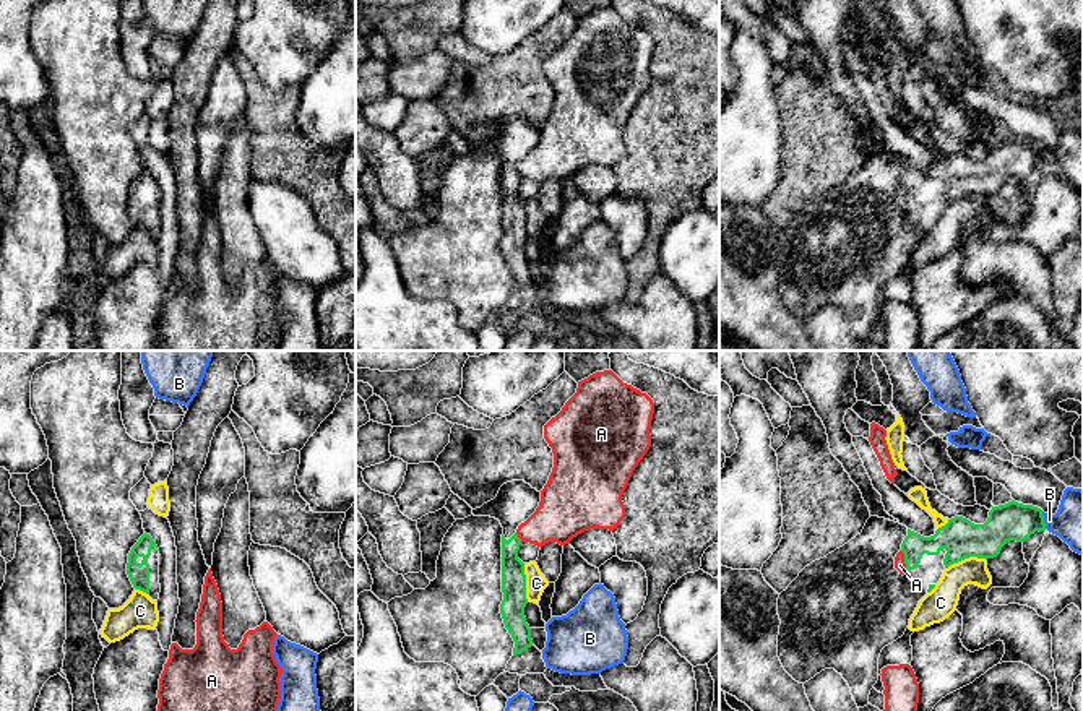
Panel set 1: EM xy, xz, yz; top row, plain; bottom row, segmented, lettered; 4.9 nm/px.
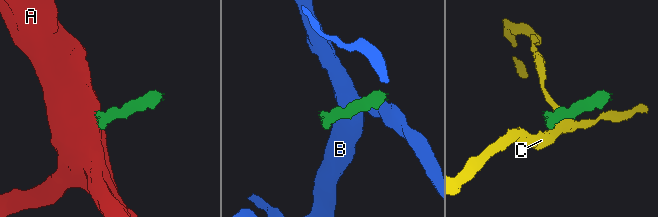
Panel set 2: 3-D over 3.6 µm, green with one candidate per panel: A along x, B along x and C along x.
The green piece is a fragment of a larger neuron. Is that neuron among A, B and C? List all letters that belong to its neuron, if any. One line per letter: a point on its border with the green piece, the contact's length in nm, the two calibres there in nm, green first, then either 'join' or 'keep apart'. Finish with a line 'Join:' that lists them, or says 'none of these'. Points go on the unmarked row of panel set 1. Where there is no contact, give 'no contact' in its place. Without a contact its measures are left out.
A: yz (905, 198) | 120 nm | 120/60 nm | keep apart
B: yz (1043, 156) | 90 nm | 190/260 nm | keep apart
C: yz (965, 193) | 220 nm | 190/150 nm | keep apart
Join: none of these

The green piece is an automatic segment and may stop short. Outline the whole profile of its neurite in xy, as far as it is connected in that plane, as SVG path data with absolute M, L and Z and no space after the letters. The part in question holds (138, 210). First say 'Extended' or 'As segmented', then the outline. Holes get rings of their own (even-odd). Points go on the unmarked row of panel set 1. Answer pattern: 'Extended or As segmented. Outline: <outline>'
Extended. Outline: M143 170L128 190L127 211L135 226L146 229L157 239L161 192L149 170Z

